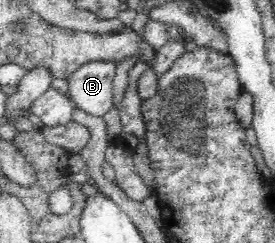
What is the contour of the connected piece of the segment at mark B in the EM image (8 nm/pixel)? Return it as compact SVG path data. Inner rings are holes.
M91 61L68 76L70 98L77 108L93 116L105 116L113 108L115 70L117 63L113 61Z

